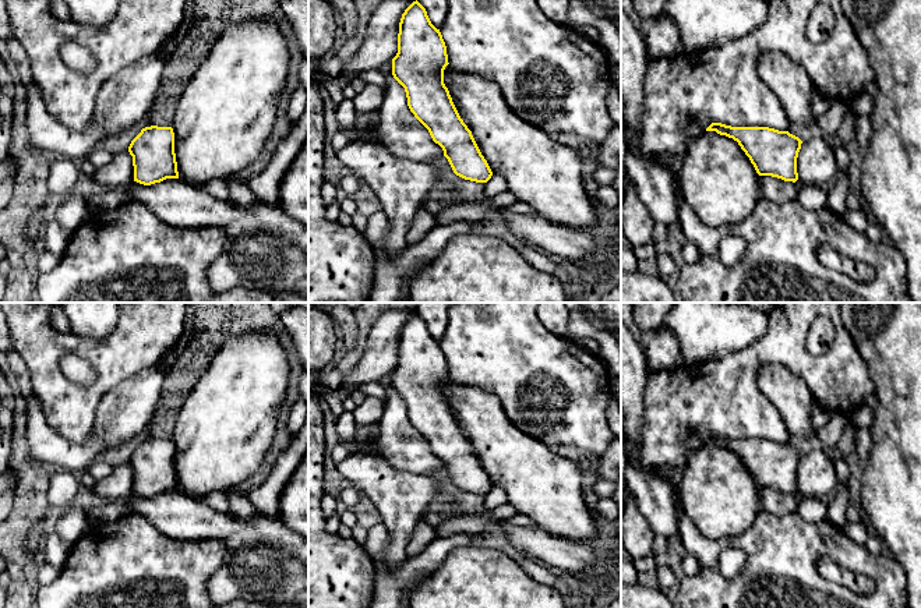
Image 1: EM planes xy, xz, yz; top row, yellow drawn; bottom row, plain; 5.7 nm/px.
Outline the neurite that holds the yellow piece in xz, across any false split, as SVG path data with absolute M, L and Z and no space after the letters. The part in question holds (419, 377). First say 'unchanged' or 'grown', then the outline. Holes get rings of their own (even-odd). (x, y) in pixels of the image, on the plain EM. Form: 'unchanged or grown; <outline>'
unchanged; M413 314L399 335L392 388L405 400L410 424L442 460L454 485L465 492L487 495L493 484L444 396L448 377L440 342L431 336L426 321Z

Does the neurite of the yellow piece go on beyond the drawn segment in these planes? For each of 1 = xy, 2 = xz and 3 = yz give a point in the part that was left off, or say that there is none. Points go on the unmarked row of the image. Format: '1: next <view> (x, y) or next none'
1: next none
2: next none
3: next none

